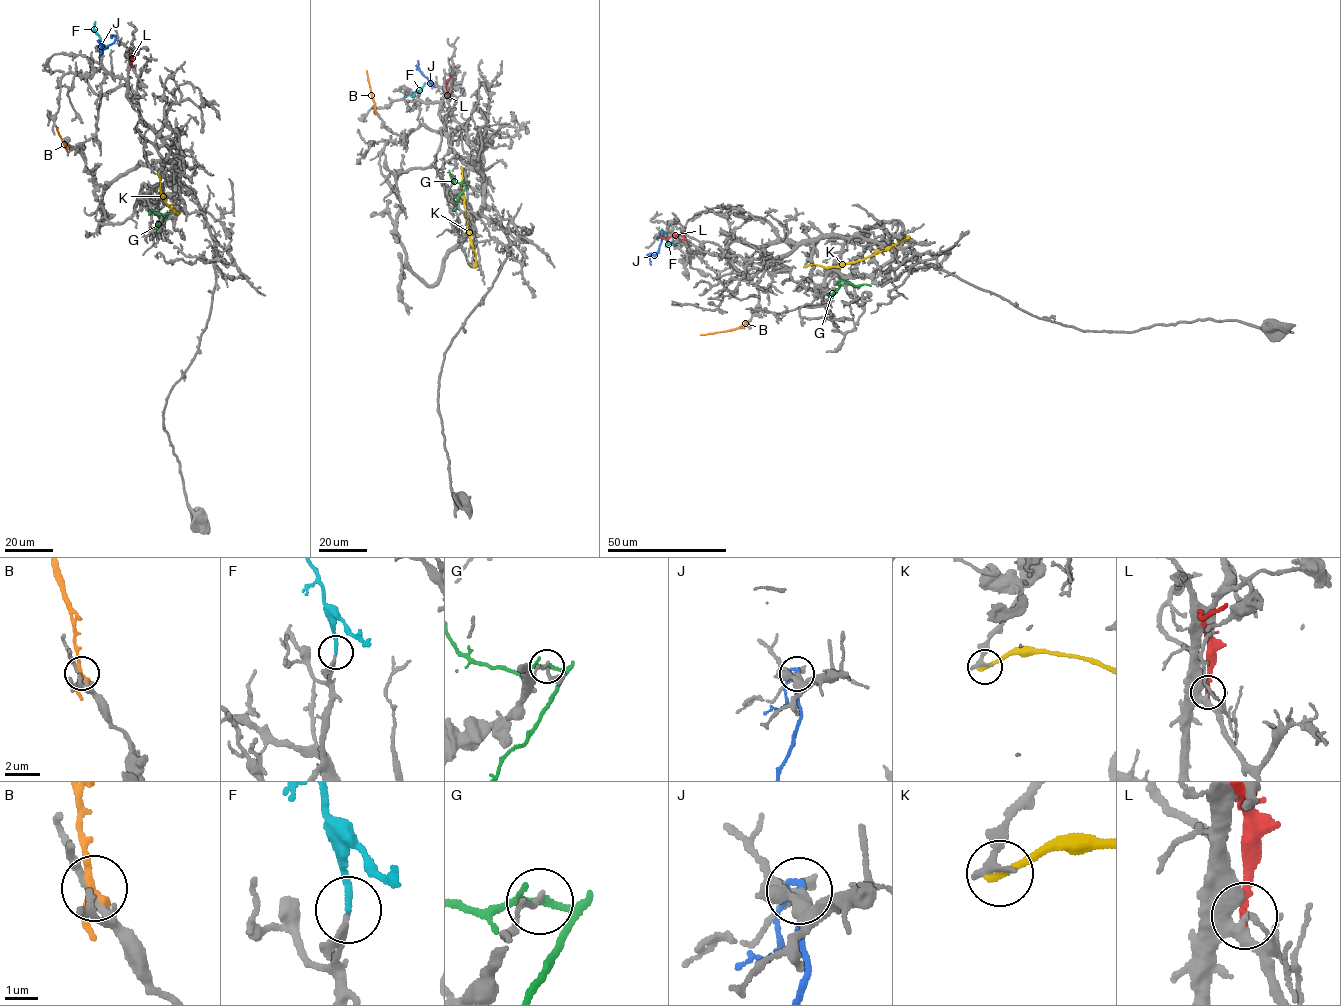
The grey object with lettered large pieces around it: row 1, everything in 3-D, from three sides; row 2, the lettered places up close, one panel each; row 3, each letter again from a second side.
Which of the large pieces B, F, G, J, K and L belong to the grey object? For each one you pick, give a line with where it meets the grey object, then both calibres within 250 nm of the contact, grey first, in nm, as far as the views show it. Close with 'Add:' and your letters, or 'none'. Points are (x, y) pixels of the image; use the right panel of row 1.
F: meets grey at (673, 245); 150 nm thick on the grey side, 200 nm on the other
Add: F

